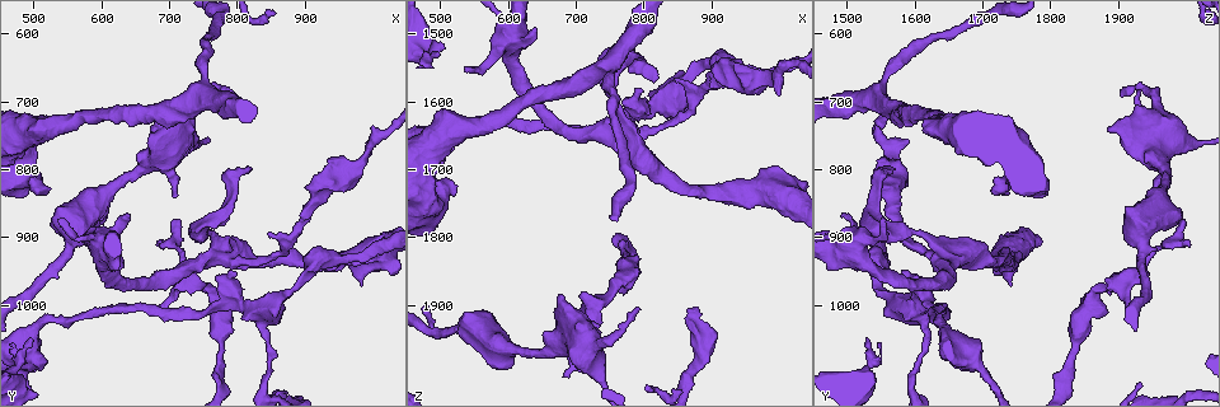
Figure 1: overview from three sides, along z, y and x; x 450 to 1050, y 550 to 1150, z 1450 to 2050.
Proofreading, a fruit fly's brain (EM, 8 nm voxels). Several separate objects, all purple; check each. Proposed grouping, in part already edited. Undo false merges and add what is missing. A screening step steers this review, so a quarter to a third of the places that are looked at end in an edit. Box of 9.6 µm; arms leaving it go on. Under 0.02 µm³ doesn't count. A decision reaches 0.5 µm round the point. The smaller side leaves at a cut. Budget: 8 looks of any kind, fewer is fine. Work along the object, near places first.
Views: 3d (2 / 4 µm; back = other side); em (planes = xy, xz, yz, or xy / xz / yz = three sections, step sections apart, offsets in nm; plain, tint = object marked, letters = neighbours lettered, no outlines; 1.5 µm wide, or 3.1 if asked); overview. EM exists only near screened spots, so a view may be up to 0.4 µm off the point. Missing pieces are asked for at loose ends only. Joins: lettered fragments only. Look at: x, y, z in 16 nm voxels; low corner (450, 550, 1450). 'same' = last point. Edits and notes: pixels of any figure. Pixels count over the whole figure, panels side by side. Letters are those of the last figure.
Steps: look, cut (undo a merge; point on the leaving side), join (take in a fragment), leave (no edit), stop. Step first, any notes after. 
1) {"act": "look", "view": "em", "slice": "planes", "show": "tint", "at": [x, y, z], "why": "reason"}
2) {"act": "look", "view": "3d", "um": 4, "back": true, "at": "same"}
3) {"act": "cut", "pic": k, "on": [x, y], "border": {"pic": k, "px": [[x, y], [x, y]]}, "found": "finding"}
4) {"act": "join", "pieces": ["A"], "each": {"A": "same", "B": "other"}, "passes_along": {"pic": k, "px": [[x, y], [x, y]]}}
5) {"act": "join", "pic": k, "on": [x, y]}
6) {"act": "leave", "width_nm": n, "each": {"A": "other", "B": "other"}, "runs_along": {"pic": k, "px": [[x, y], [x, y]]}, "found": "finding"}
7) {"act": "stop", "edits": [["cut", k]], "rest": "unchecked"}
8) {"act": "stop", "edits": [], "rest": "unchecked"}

{"act": "look", "view": "3d", "um": 4, "back": true, "at": [535, 870, 1550], "why": "tapers out"}

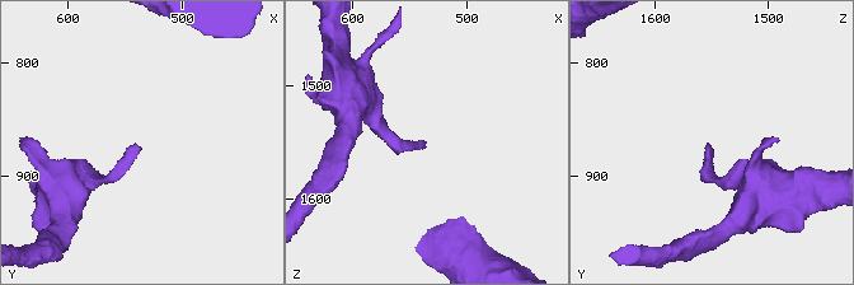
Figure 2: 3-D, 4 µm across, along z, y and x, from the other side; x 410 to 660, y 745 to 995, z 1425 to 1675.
{"act": "look", "view": "em", "slice": "xy", "step": 4, "show": "letters", "at": [540, 874, 1550], "why": "need the tissue"}

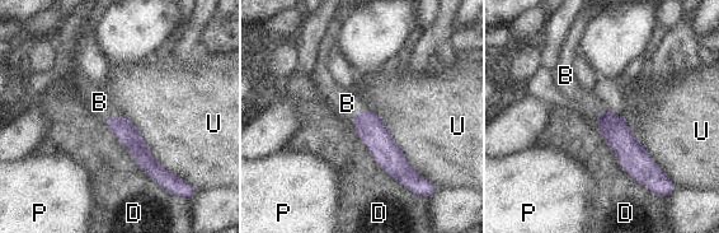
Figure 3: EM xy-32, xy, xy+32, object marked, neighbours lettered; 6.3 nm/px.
{"act": "look", "view": "em", "slice": "xz", "step": 8, "show": "letters", "at": "same", "why": "another direction"}

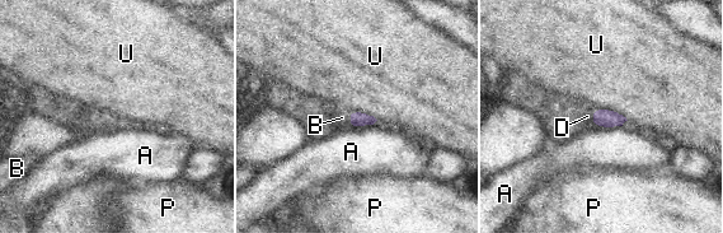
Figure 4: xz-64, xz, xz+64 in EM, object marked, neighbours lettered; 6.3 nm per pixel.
{"act": "join", "pic": 4, "on": [342, 117], "longest_contact_nm": ["U", 240], "each": {"A": "other", "B": "same", "D": "other", "P": "other", "U": "other"}, "passes_along": {"pic": 4, "px": [[356, 119], [350, 120], [342, 117]]}, "found": "the cell continues"}

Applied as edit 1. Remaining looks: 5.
{"act": "look", "view": "em", "slice": "planes", "show": "tint", "at": [495, 1050, 1525], "why": "branch stops here"}

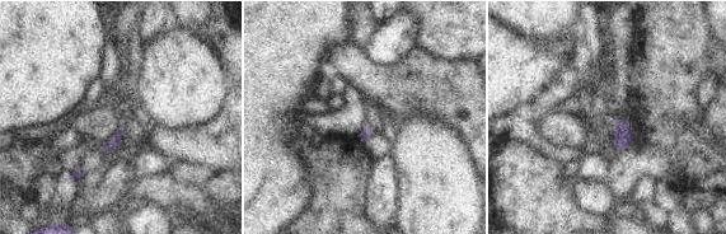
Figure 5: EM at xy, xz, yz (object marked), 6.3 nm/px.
{"act": "look", "view": "em", "slice": "planes", "show": "letters", "at": "same"}

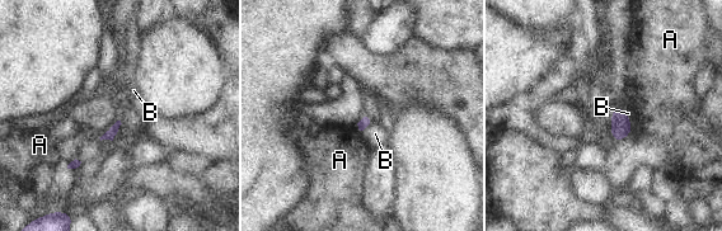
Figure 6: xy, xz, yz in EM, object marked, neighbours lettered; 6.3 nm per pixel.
{"act": "leave", "each": {"A": "other", "B": "other"}, "border": {"pic": 6, "px": [[370, 122], [362, 131]]}, "found": "no lettered fragment goes on from it"}

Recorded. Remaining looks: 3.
{"act": "stop", "edits": [["join", 4]], "rest": "unchecked"}

